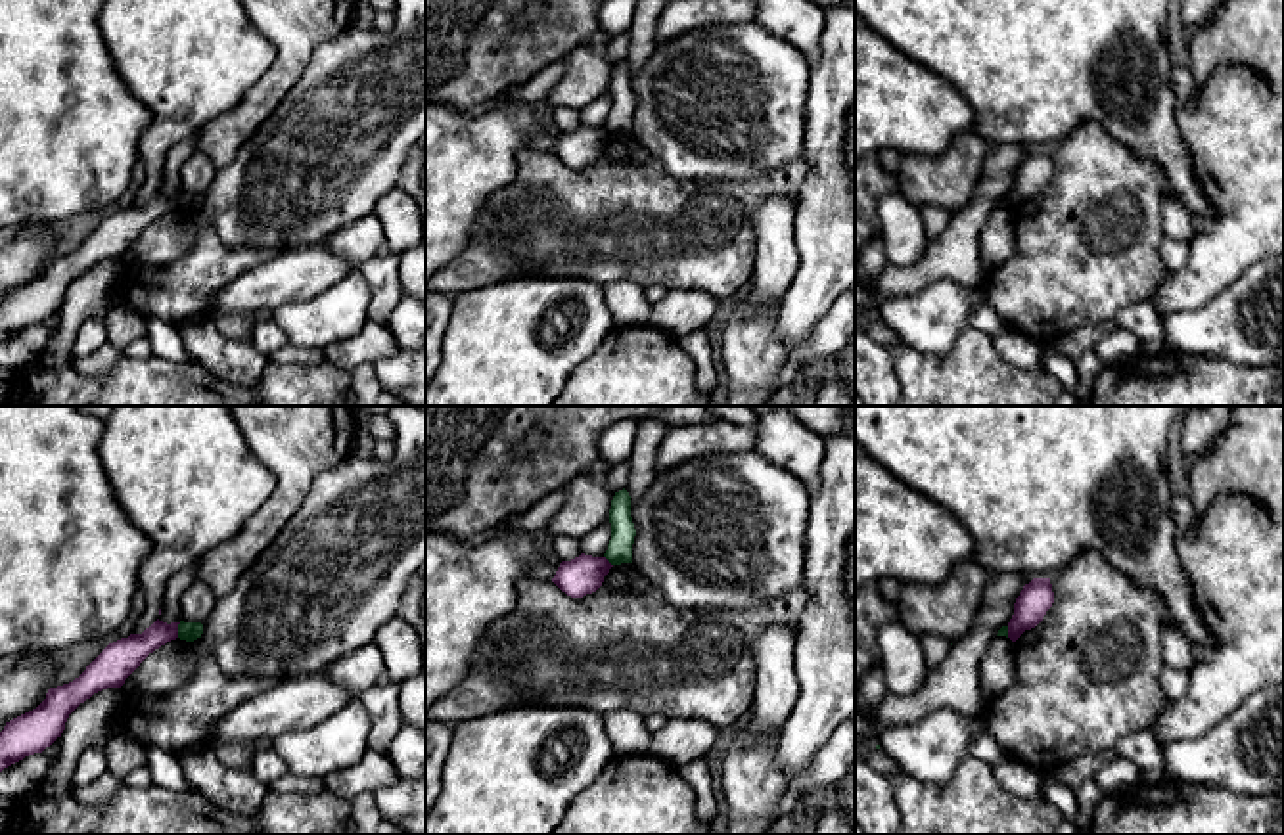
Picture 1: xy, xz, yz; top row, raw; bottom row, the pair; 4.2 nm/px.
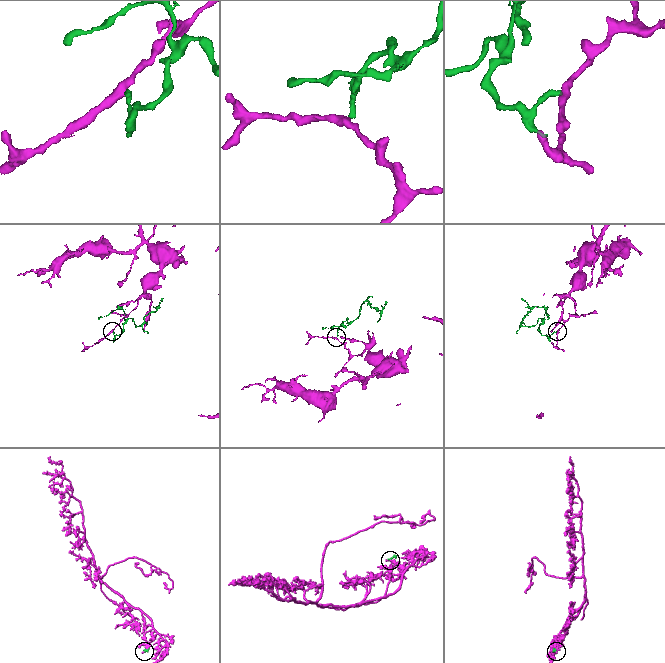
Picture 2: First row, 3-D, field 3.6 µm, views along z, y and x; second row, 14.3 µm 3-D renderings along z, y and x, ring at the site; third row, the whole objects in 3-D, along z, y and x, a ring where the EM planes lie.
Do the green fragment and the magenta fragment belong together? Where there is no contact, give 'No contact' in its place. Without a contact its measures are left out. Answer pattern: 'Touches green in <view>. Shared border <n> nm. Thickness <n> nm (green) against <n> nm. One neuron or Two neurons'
Touches green in xy. Shared border 70 nm. Thickness 80 nm (green) against 140 nm. Two neurons

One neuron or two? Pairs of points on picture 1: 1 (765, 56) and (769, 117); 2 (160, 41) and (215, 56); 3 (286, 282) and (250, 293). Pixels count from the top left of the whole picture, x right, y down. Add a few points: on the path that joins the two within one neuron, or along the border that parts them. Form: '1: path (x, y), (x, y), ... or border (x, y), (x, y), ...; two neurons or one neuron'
1: path (765, 71), (765, 102); one neuron
2: path (173, 41), (179, 41), (192, 54), (202, 54); one neuron
3: path (276, 282), (259, 290); one neuron

